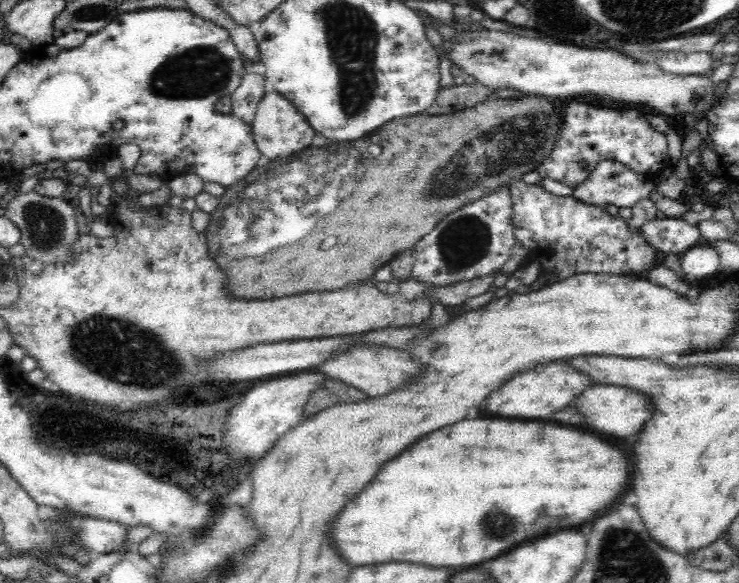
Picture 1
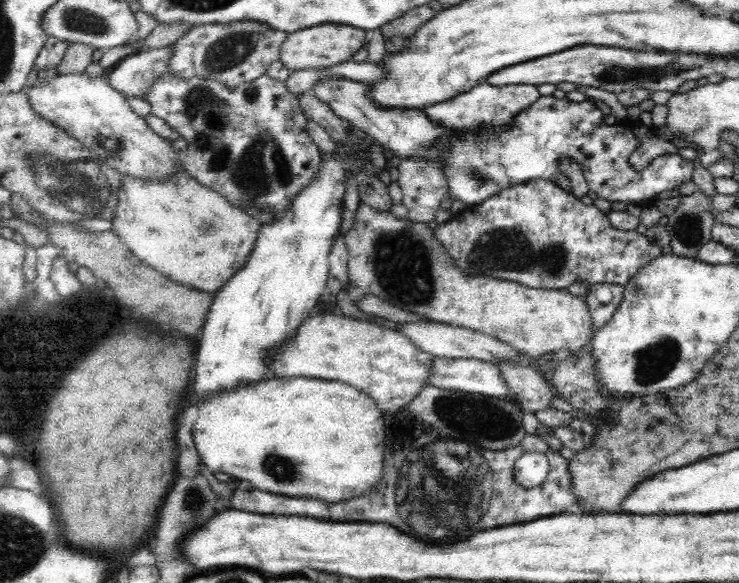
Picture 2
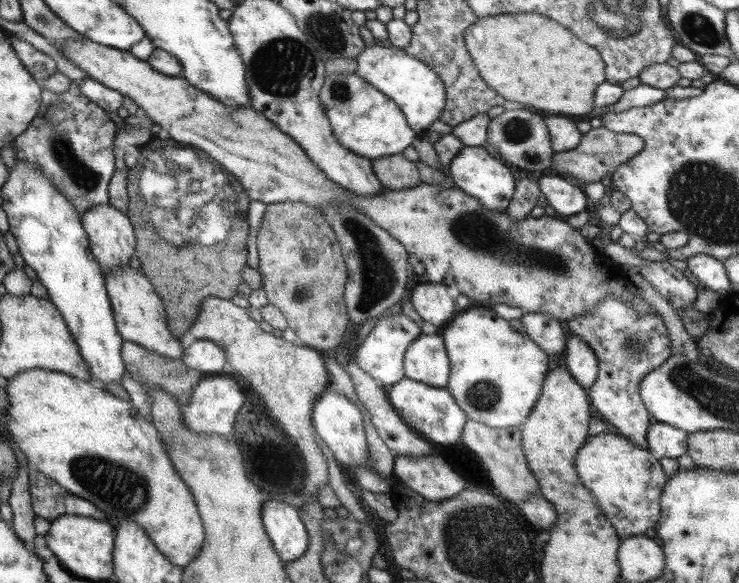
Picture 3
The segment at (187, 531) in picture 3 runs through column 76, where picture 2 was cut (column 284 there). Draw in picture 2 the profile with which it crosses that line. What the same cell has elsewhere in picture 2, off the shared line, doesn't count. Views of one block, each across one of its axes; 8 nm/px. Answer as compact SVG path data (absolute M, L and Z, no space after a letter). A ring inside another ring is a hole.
M269 377L265 381L244 385L231 391L214 393L207 399L202 399L198 404L198 418L192 427L192 436L198 450L202 464L213 474L224 473L230 478L241 481L248 481L254 490L270 492L278 496L292 496L292 498L320 498L328 504L338 504L352 498L366 496L380 484L380 476L384 472L384 460L386 460L386 431L384 430L384 412L367 394L360 392L356 387L344 382L320 380L313 378L291 378L277 379Z

